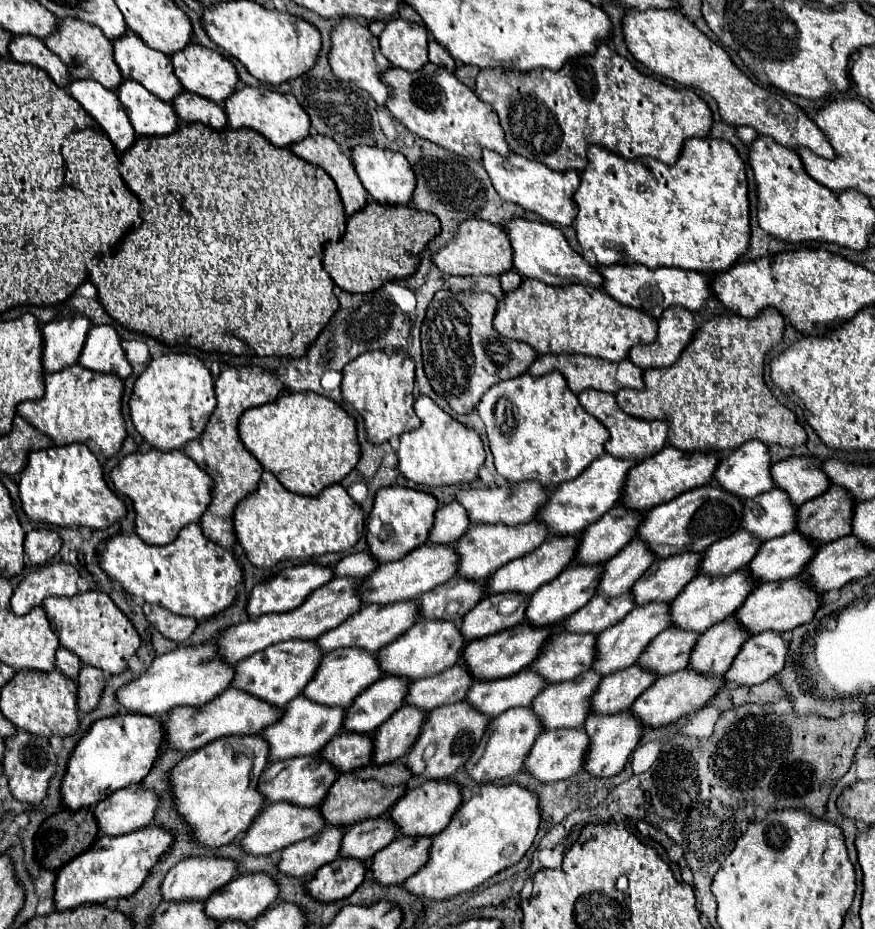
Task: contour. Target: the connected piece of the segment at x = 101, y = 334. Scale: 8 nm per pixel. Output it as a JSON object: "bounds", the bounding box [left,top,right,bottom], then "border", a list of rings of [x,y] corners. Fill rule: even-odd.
{"bounds":[80,326,132,378],"border":[[[92,326],[80,356],[80,364],[94,372],[116,374],[126,378],[132,374],[132,366],[120,344],[120,336],[112,326]]]}

